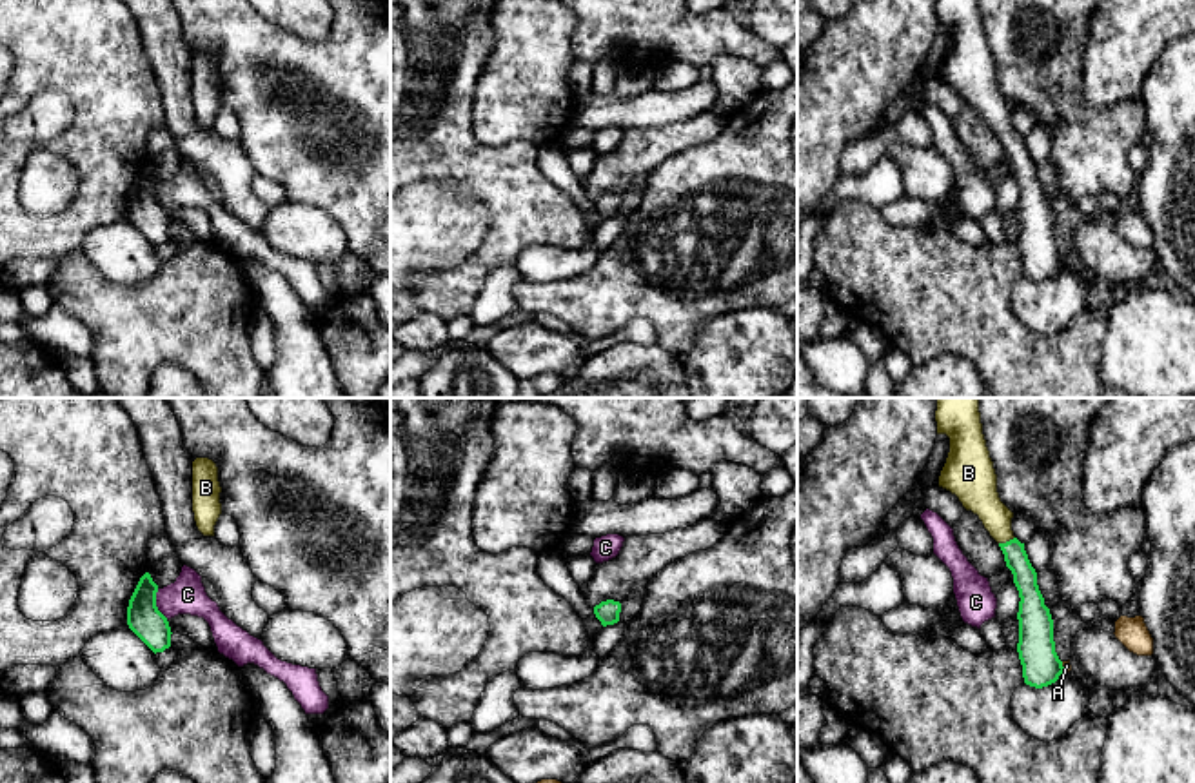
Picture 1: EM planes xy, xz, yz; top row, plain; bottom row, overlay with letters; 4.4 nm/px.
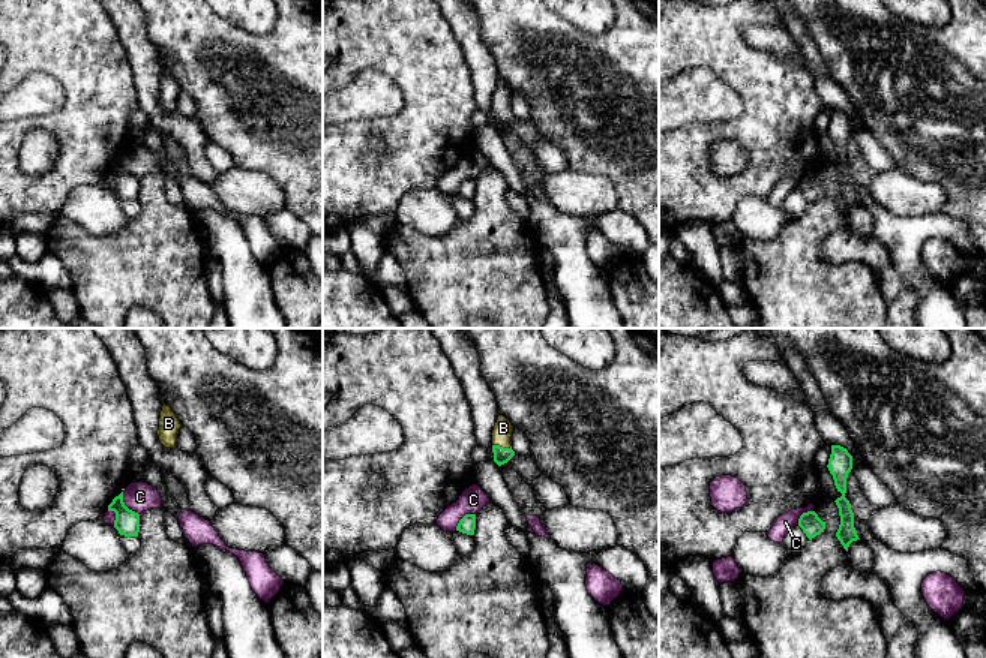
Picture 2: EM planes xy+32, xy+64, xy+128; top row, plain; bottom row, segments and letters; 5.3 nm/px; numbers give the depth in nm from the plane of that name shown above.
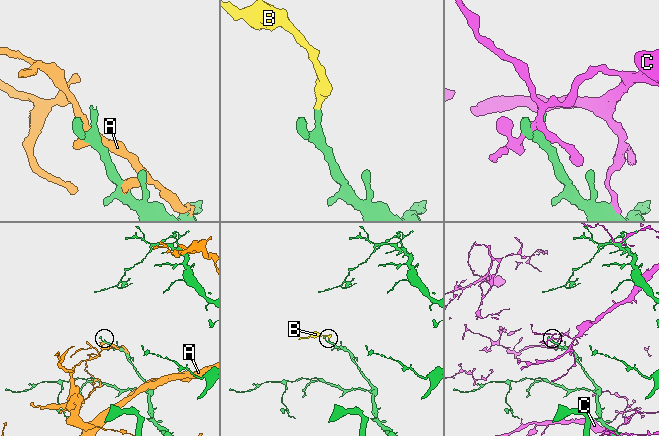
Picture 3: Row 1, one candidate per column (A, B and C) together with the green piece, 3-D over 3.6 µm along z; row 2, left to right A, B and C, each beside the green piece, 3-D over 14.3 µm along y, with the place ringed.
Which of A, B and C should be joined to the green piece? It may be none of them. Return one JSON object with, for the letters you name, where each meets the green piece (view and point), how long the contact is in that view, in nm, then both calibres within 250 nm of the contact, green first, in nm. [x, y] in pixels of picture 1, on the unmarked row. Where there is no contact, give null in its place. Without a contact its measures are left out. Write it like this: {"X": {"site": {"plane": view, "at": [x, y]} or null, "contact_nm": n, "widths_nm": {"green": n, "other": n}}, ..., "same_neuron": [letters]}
{"B": {"site": {"plane": "yz", "at": [1007, 135]}, "contact_nm": 80, "widths_nm": {"green": 110, "other": 160}}, "same_neuron": ["B"]}

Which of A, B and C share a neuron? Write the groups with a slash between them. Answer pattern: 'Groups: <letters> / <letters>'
Groups: A / B / C

